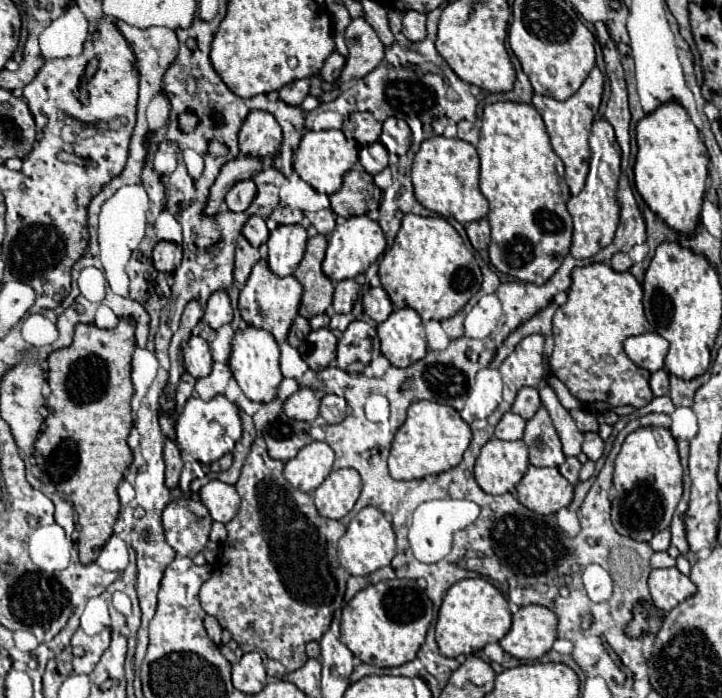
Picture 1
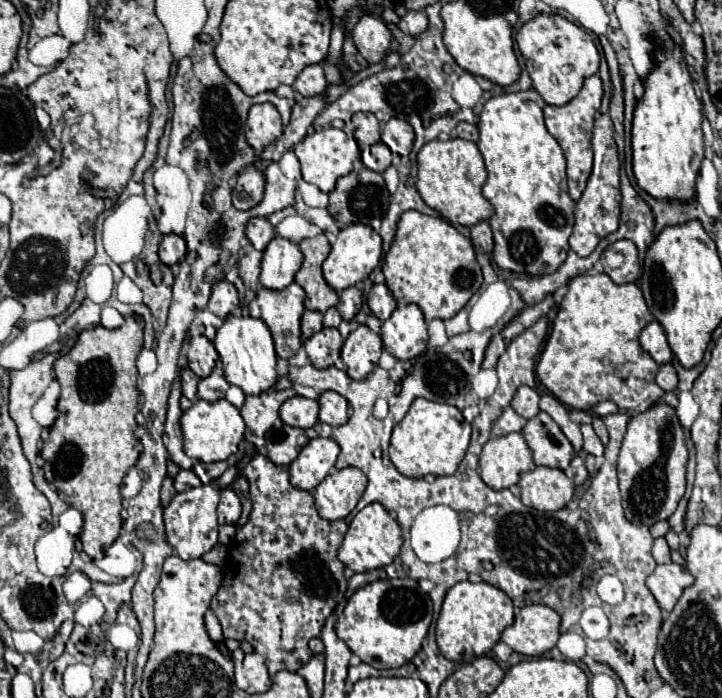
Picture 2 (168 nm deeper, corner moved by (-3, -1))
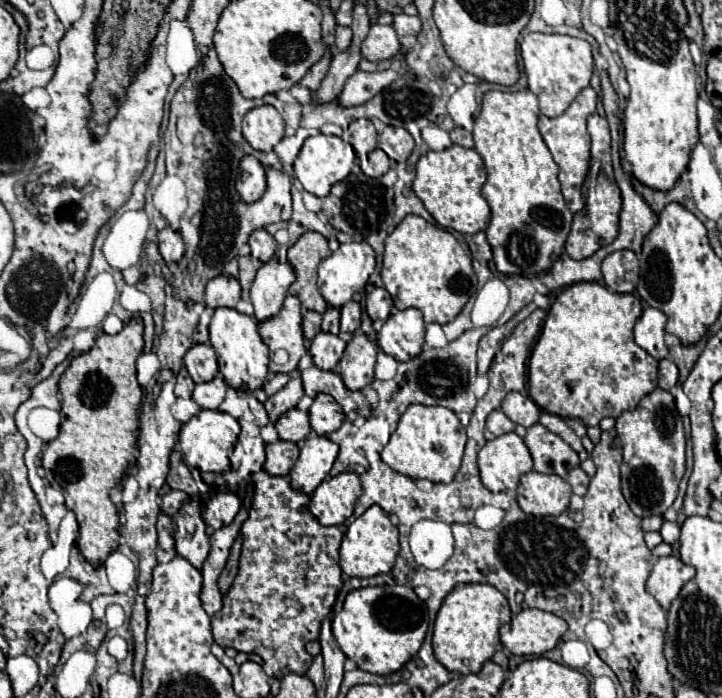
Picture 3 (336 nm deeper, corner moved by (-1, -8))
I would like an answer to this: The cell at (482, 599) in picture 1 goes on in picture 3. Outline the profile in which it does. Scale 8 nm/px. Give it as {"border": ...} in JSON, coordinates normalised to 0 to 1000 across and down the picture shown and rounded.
{"border":[[[651,835],[629,841],[601,890],[601,938],[604,944],[629,964],[662,964],[673,947],[687,936],[687,924],[693,921],[693,898],[706,890],[706,870],[701,855],[684,844],[681,838]]]}

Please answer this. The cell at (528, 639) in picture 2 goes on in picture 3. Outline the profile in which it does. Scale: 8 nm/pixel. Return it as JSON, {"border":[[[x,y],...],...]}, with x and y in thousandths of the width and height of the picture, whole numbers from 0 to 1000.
{"border":[[[723,872],[693,901],[693,918],[712,938],[751,938],[767,930],[784,904],[787,895],[778,884],[748,872]]]}

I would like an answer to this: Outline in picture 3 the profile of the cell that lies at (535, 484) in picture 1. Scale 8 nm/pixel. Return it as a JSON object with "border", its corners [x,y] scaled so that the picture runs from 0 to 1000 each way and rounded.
{"border":[[[734,675],[720,683],[717,723],[731,738],[776,738],[789,723],[789,695],[773,681]]]}

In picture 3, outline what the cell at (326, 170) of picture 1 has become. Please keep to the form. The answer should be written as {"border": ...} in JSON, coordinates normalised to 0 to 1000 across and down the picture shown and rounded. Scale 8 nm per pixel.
{"border":[[[435,193],[421,202],[407,231],[407,248],[427,277],[438,282],[452,282],[463,262],[476,259],[485,251],[490,234],[493,234],[493,219],[488,208],[476,205],[471,196],[463,196],[463,193]]]}

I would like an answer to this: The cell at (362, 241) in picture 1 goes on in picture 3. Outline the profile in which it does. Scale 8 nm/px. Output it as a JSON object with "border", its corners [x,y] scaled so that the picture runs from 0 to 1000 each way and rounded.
{"border":[[[504,345],[474,348],[468,354],[468,360],[463,360],[457,368],[446,371],[440,380],[440,417],[446,420],[446,426],[452,428],[454,437],[474,440],[479,431],[488,428],[490,420],[504,414],[518,383],[521,383],[521,368],[518,368],[518,357],[510,348],[504,348]]]}

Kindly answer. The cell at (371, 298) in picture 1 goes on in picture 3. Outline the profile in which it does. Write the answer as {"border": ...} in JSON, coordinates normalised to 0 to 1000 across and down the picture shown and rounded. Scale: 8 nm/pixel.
{"border":[[[521,411],[507,426],[507,446],[510,446],[515,460],[521,460],[521,457],[535,460],[540,446],[543,446],[543,440],[546,440],[543,426],[540,426],[540,420],[532,411]]]}

